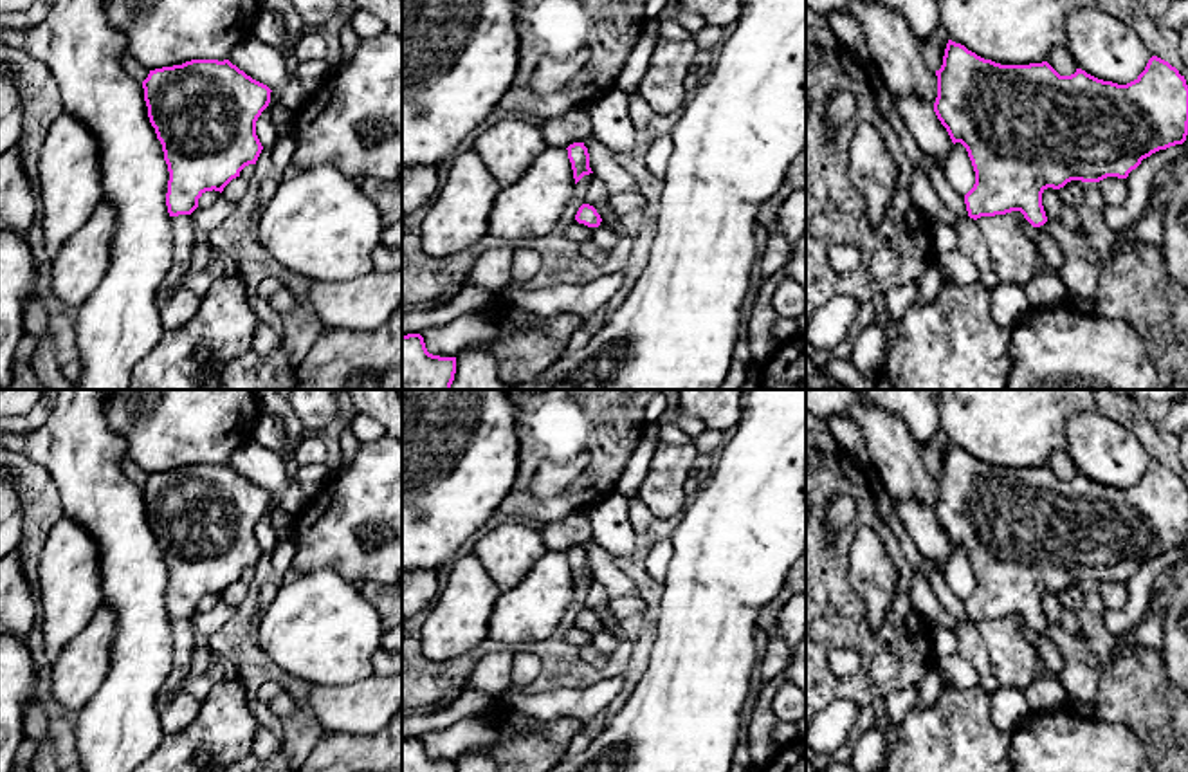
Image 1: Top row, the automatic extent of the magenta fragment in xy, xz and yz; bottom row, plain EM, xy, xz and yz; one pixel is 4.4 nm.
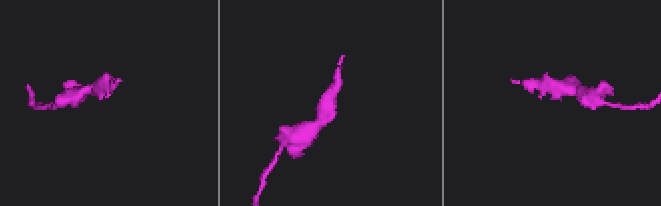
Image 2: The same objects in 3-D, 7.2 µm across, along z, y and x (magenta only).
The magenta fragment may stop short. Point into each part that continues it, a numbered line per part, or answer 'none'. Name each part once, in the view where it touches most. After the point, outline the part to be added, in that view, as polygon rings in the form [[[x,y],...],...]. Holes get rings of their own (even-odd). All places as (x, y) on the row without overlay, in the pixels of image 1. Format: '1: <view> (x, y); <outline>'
none

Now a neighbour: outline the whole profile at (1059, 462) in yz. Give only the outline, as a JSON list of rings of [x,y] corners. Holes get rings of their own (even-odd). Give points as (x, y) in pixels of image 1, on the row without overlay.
[[[1056,449],[1049,455],[1046,464],[1060,480],[1071,480],[1076,476],[1076,467],[1065,449]]]

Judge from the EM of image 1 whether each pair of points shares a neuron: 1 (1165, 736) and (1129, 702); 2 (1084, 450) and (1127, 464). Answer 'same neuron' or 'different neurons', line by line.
1: same neuron
2: same neuron

